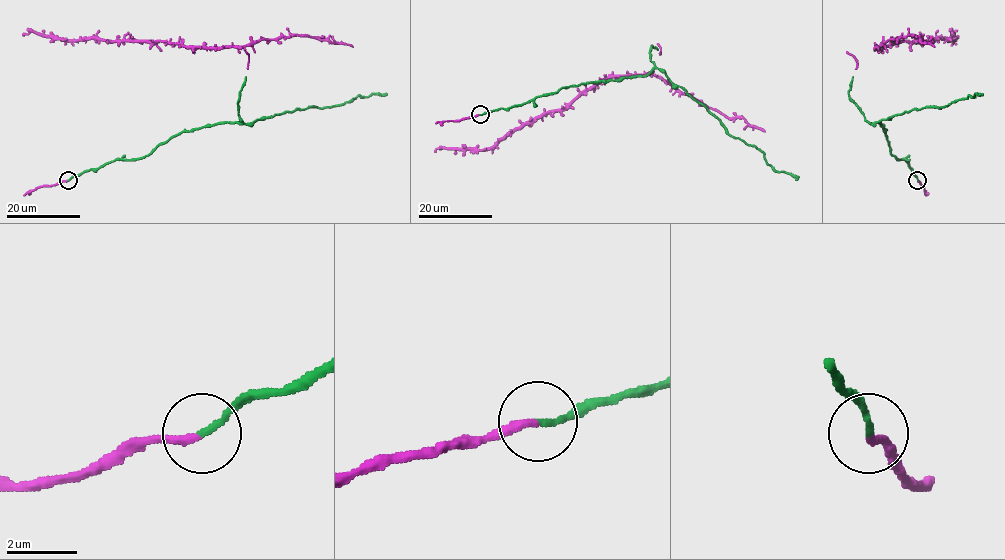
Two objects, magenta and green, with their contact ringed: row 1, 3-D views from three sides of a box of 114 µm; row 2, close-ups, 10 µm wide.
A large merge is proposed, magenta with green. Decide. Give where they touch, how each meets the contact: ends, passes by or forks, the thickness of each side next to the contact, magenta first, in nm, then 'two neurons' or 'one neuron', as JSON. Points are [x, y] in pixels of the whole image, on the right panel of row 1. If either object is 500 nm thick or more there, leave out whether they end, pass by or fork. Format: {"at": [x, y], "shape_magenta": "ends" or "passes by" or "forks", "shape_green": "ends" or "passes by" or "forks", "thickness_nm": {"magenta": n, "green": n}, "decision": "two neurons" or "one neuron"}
{"at": [917, 180], "shape_magenta": "ends", "shape_green": "ends", "thickness_nm": {"magenta": 240, "green": 180}, "decision": "one neuron"}

